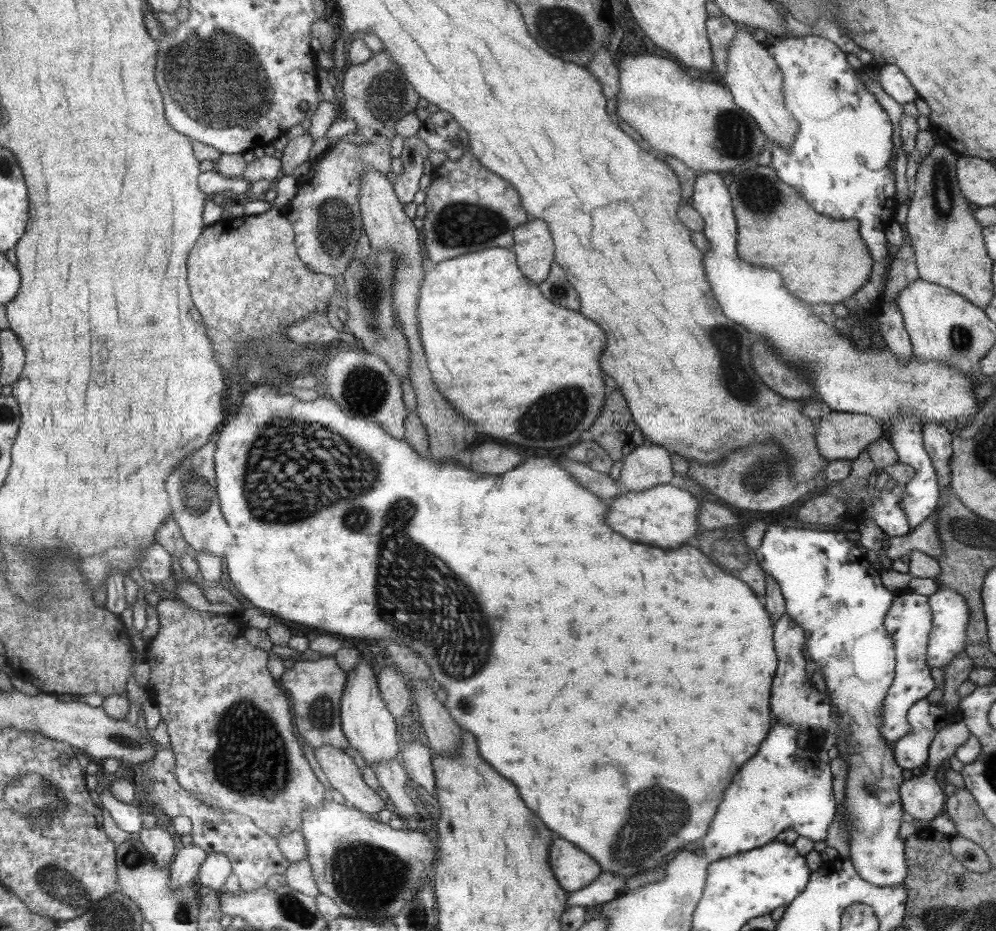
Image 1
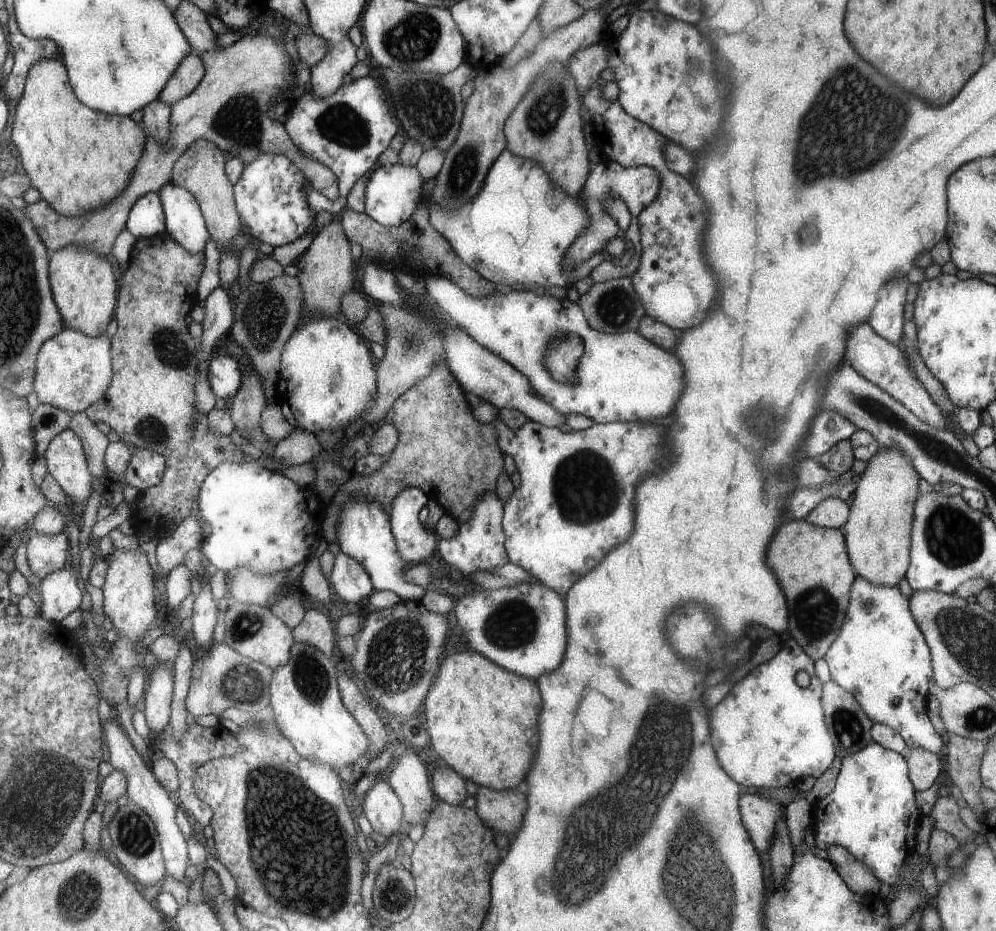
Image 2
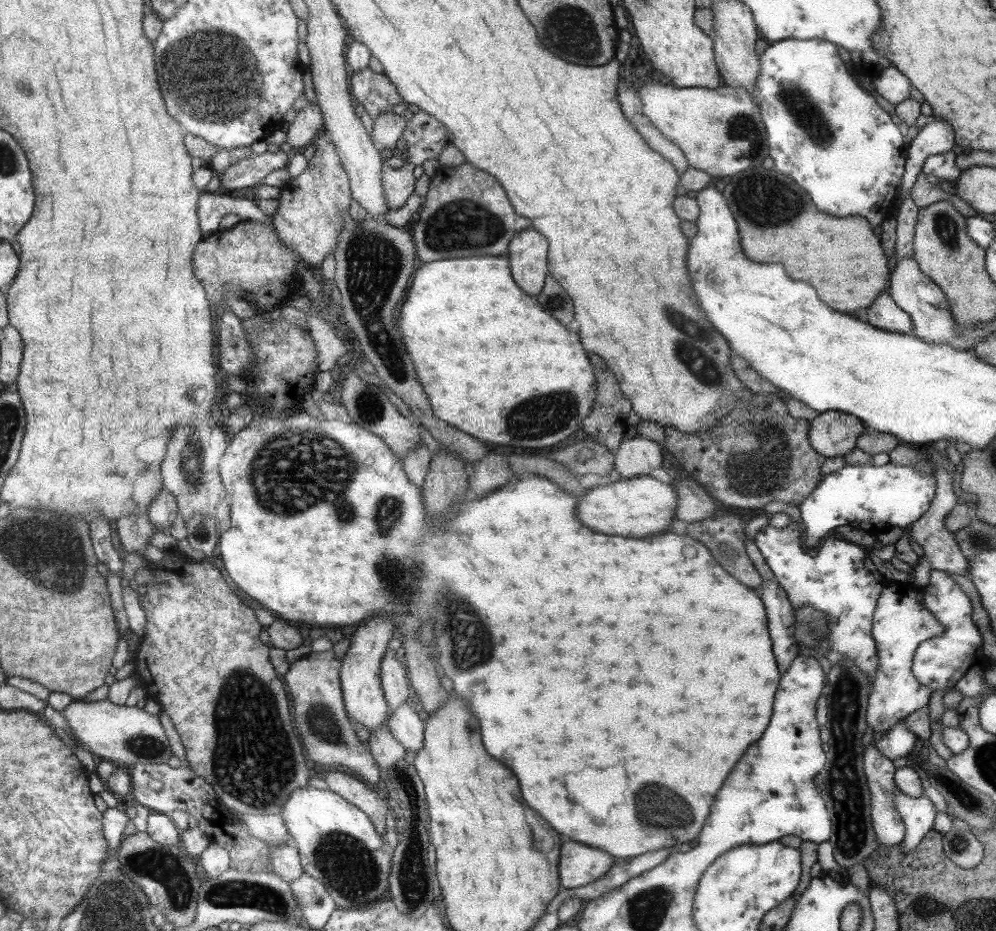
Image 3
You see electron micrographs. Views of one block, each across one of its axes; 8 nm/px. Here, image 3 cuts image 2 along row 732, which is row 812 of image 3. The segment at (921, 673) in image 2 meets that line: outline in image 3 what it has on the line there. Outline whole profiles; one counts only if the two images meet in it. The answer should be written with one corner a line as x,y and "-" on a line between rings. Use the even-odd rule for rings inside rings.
894,786
895,812
899,814
905,826
905,841
900,844
903,854
911,852
918,847
919,843
926,837
926,833
932,830
931,824
938,810
931,804
931,800
925,795
919,798
907,796

